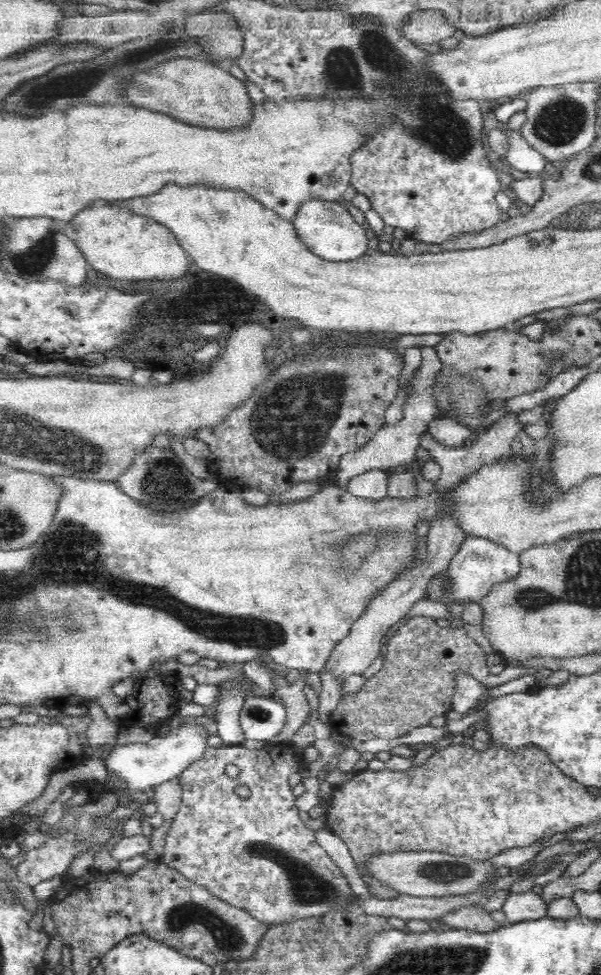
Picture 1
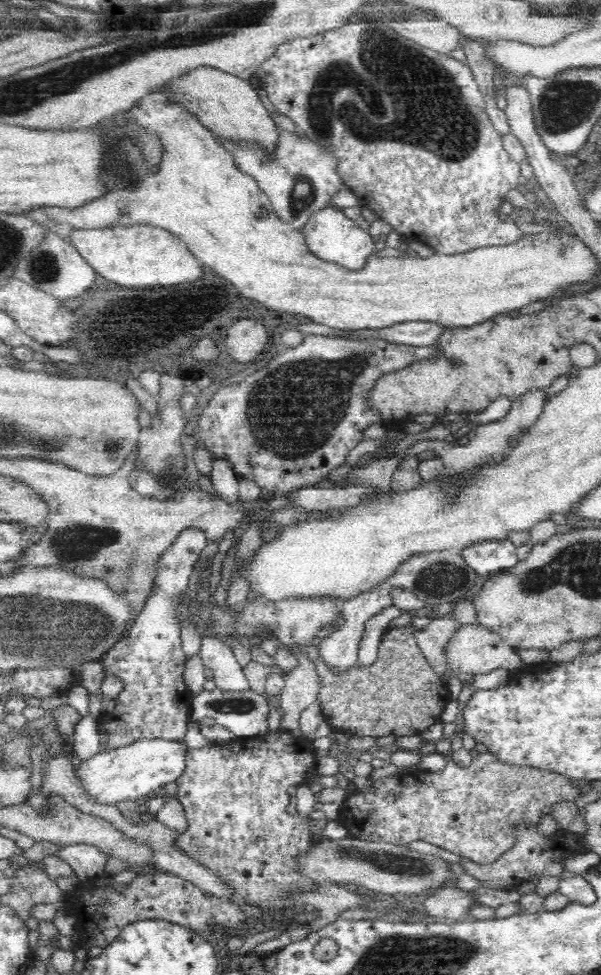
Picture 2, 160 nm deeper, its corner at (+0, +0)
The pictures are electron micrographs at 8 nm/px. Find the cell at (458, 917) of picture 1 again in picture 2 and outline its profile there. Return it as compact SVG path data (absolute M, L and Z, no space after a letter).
M450 885L426 896L426 900L422 902L423 908L426 910L426 914L435 916L440 920L450 922L462 920L470 912L470 908L479 903L470 899L468 893L470 891Z

